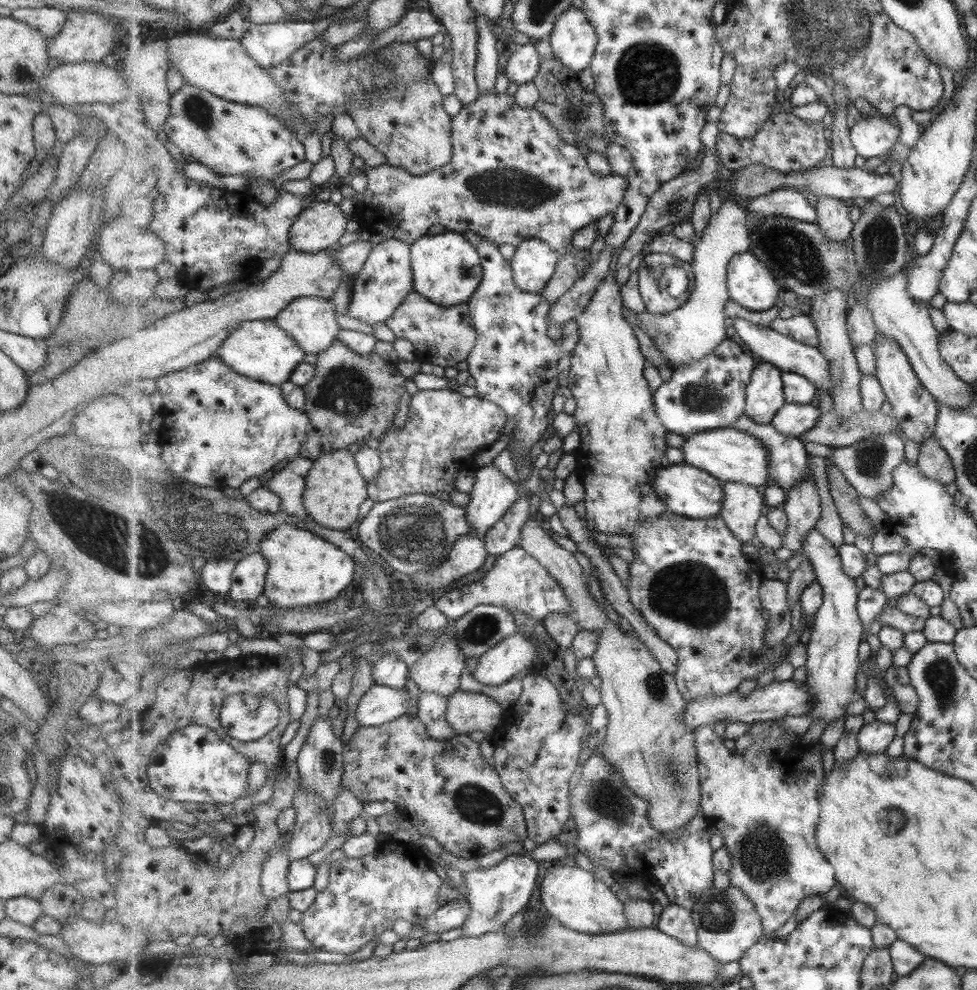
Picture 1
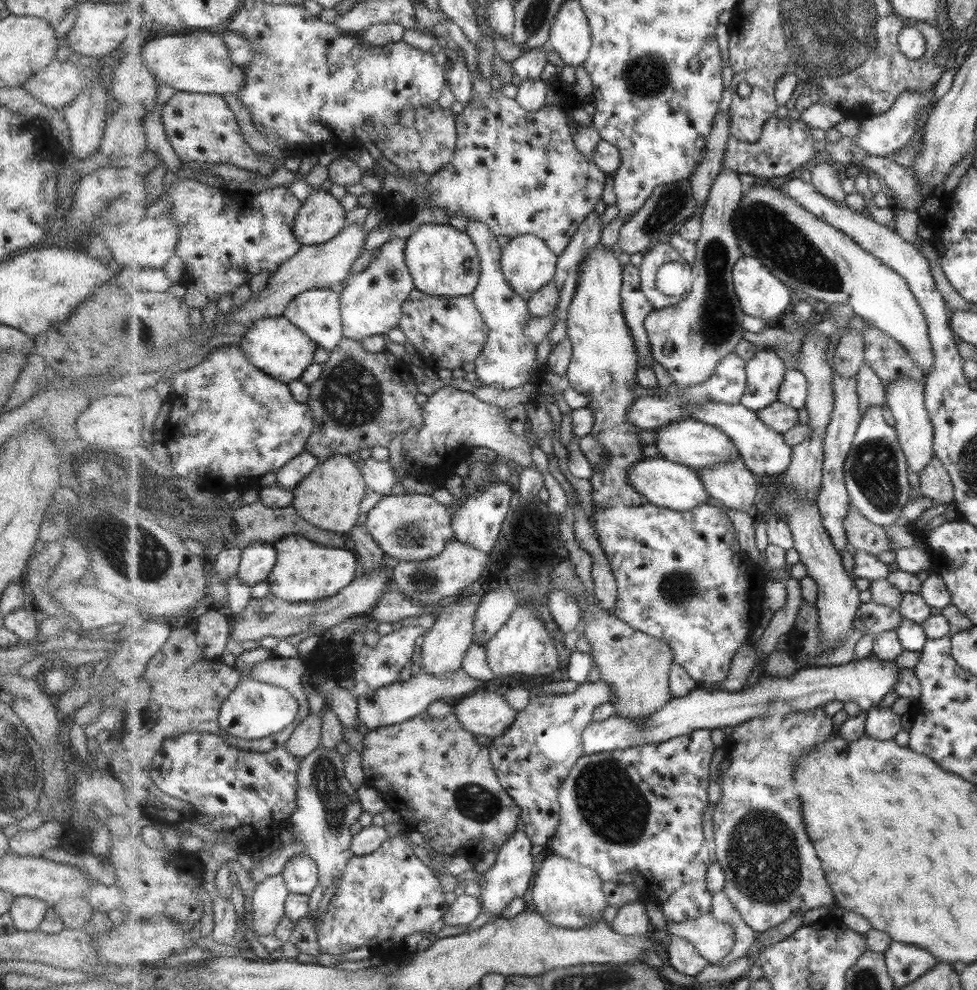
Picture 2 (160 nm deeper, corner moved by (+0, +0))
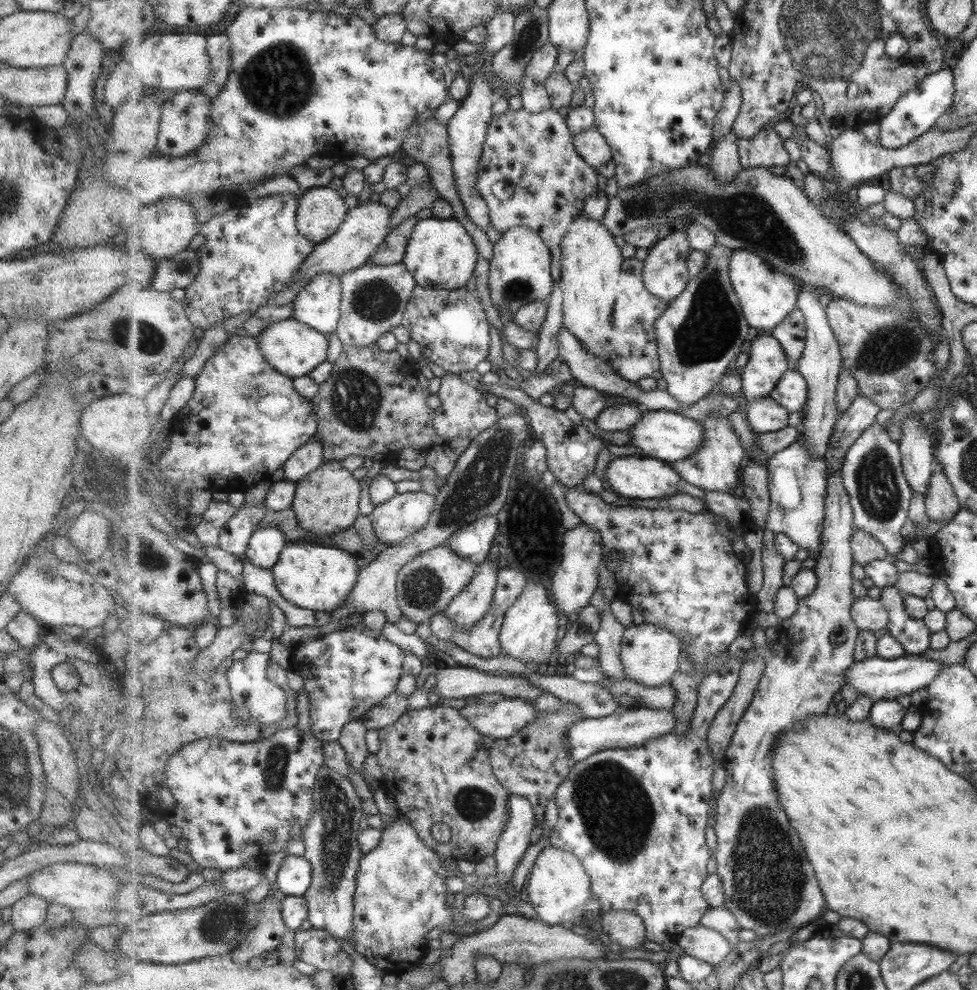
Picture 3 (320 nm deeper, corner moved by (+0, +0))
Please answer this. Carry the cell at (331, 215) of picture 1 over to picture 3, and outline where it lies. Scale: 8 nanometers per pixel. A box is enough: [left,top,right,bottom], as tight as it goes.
[299,183,350,243]

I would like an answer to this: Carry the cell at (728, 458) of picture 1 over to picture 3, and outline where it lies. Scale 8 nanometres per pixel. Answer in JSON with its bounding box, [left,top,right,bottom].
[628,409,704,463]

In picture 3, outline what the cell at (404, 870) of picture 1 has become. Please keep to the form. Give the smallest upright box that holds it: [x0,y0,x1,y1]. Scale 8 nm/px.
[354,816,462,974]

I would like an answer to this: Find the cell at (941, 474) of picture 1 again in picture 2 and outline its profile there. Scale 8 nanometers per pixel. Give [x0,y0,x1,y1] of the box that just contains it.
[920,457,952,504]

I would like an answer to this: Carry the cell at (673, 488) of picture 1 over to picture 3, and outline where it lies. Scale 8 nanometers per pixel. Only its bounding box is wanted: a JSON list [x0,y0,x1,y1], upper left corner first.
[605,455,682,500]

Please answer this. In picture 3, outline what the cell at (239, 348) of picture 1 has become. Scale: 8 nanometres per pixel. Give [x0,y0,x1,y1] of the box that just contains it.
[258,316,329,379]

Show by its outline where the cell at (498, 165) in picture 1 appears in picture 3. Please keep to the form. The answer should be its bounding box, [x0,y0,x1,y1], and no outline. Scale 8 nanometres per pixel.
[477,109,599,282]

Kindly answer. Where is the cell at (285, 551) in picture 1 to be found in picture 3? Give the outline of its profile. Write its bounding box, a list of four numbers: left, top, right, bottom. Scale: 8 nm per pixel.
[272,543,363,613]

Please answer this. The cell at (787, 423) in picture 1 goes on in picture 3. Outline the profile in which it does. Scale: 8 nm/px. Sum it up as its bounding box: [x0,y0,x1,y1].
[745,397,789,434]

